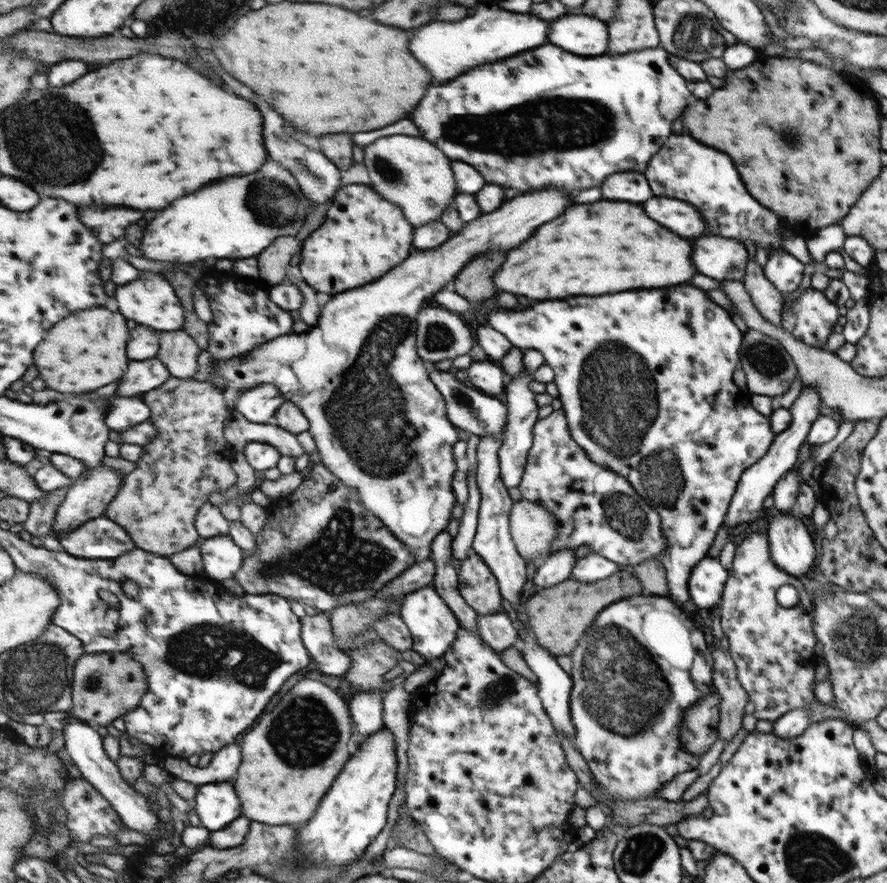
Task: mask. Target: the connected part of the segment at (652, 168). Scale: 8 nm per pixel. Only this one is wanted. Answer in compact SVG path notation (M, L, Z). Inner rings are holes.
M683 134L670 135L661 150L663 152L647 164L647 172L643 172L653 196L671 196L695 204L695 208L703 212L703 220L707 220L706 234L739 242L748 238L767 252L785 251L779 244L777 229L784 232L786 227L776 213L758 204L748 194L728 154L699 144L692 136Z

